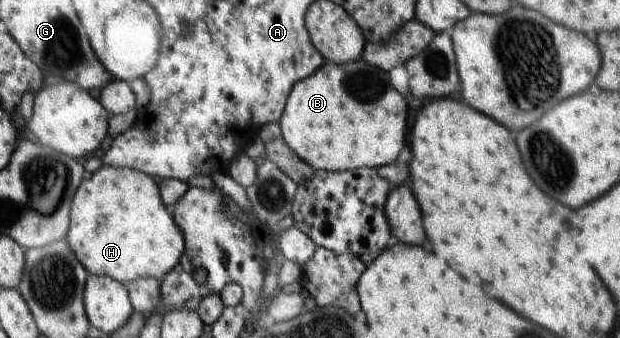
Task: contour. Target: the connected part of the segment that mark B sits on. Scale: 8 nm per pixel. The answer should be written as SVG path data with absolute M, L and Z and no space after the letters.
M363 58L344 64L336 64L333 62L325 62L323 67L309 75L308 78L302 79L295 83L288 95L283 115L279 122L282 138L286 144L305 162L315 170L327 170L330 172L340 172L341 170L355 170L359 168L375 168L392 164L399 161L399 151L405 145L405 115L407 115L406 99L391 85L389 74L380 69L380 67L368 64Z

